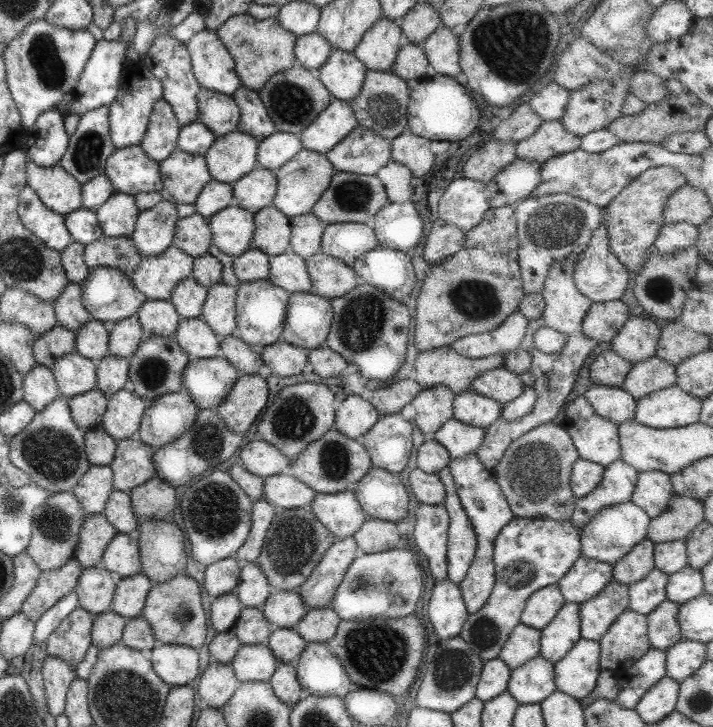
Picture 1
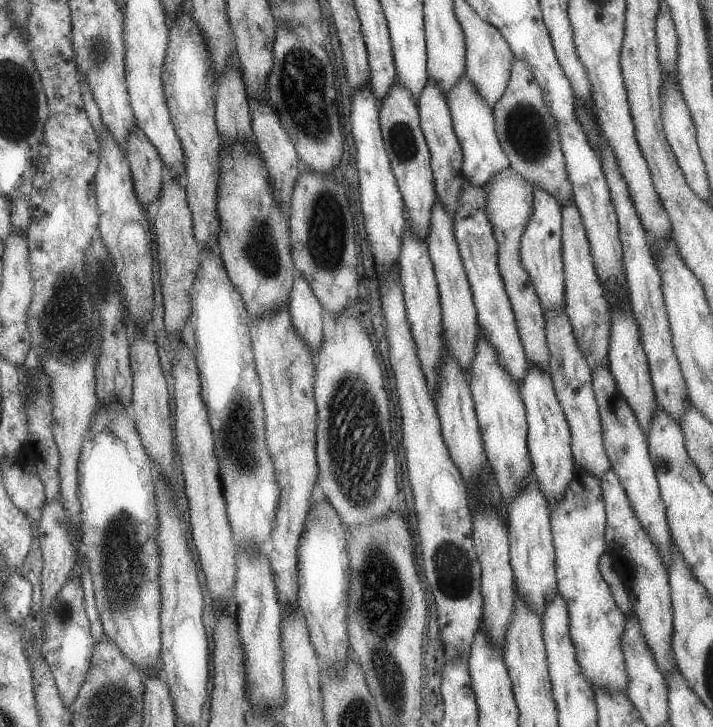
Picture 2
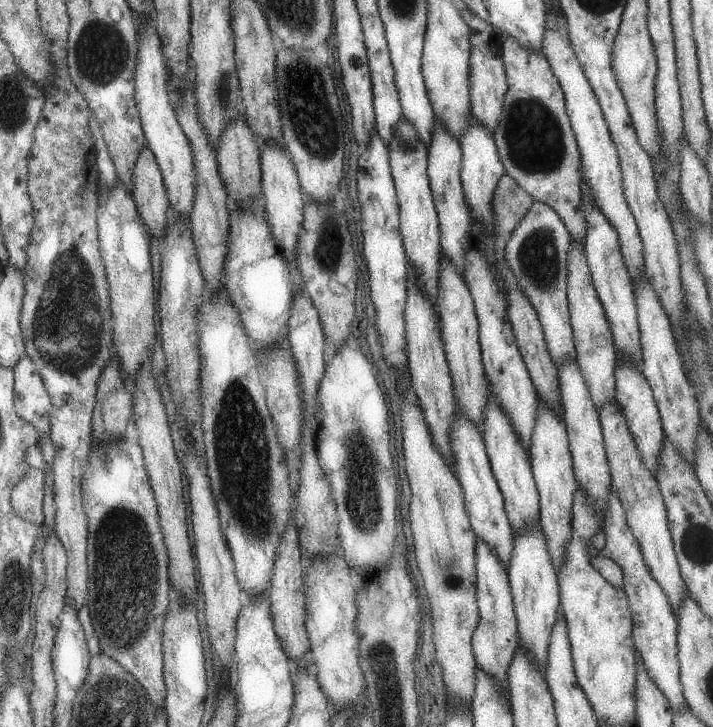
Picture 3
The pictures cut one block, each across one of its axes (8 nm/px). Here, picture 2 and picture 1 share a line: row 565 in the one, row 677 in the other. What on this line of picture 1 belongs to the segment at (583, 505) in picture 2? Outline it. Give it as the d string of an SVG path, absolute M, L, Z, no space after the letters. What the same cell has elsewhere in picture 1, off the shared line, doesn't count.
M579 637L565 656L553 663L556 689L577 700L587 696L600 672L599 651L597 641Z

